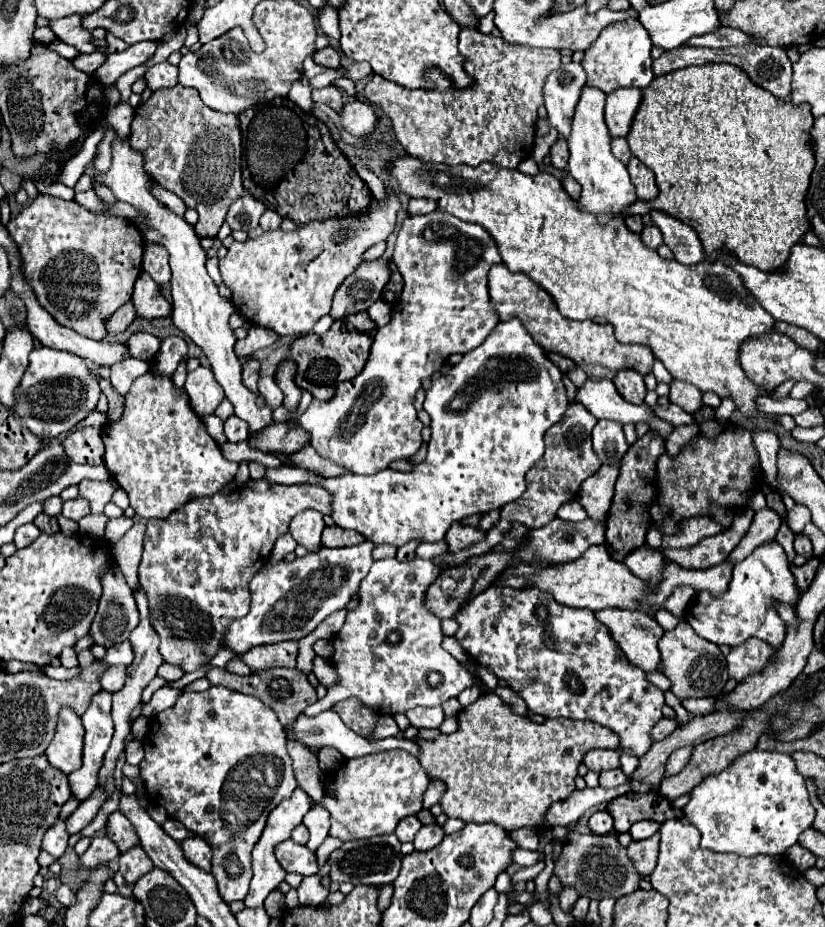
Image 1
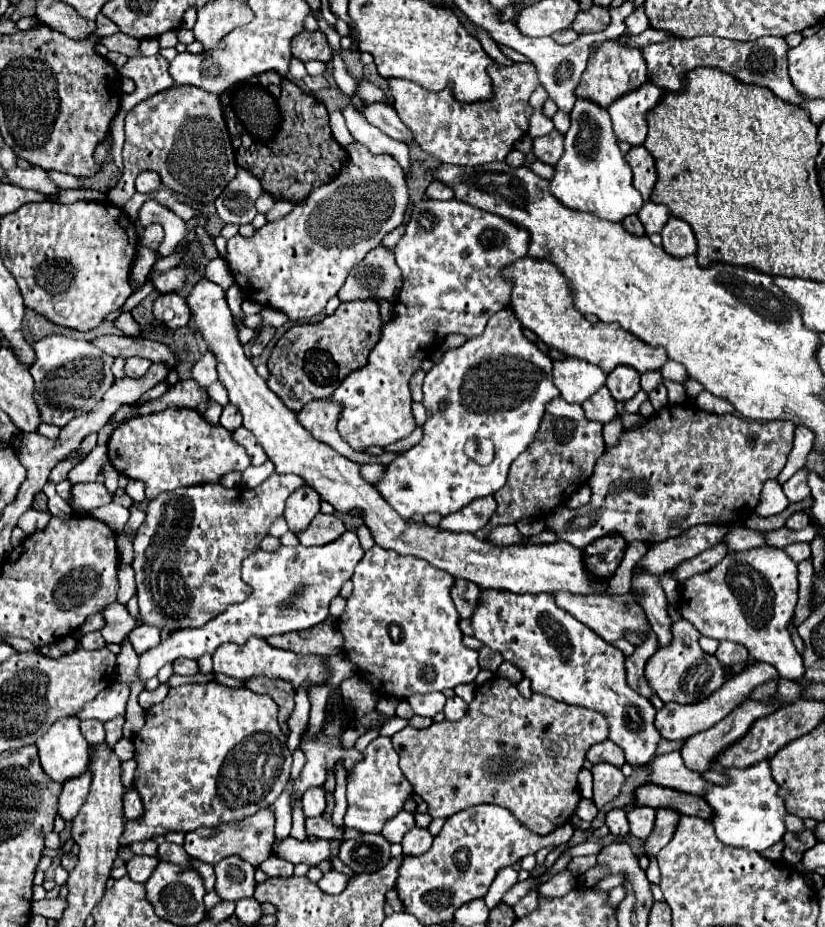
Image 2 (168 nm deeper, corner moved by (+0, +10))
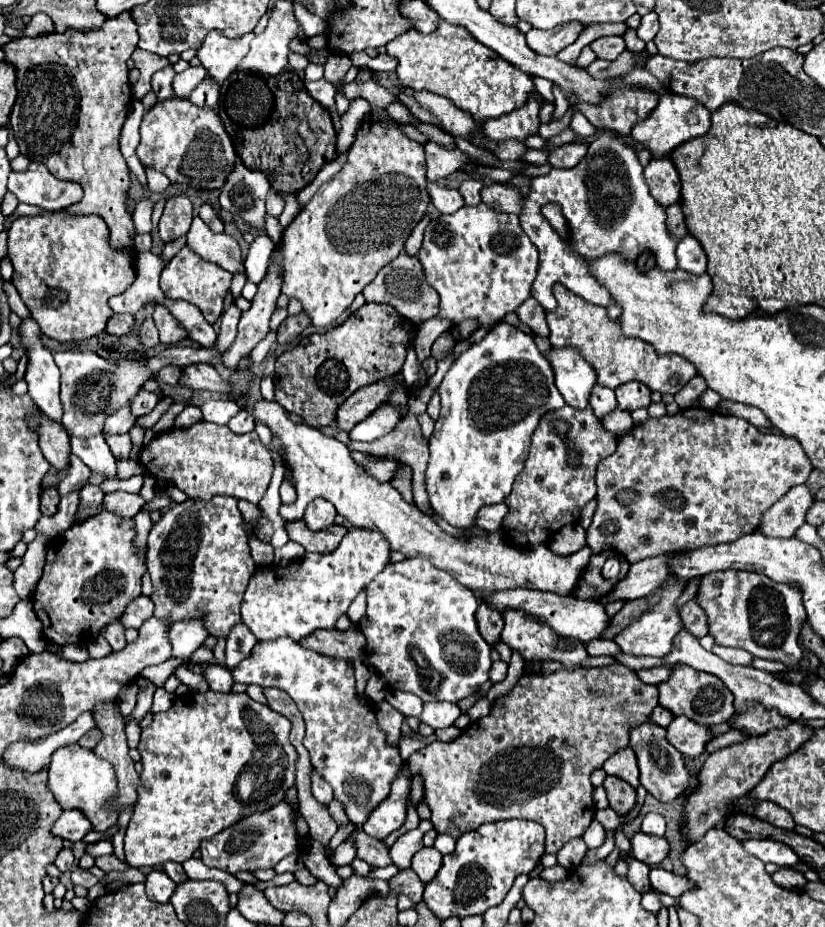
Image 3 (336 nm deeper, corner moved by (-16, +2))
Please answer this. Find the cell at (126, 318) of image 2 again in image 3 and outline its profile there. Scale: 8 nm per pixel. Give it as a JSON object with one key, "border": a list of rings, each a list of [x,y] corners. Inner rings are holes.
{"border":[[[114,315],[110,321],[108,321],[108,327],[106,331],[110,335],[116,335],[116,337],[124,337],[124,335],[130,335],[134,331],[134,325],[136,325],[136,319],[132,315]]]}

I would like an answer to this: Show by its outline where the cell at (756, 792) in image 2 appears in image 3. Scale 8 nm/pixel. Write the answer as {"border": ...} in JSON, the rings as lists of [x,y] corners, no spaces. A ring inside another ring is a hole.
{"border":[[[749,839],[744,841],[744,849],[764,863],[776,863],[780,867],[796,867],[800,863],[800,857],[776,839]]]}

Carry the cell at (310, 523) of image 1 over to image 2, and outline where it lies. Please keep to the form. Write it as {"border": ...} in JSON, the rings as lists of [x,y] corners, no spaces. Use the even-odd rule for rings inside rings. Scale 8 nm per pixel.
{"border":[[[300,487],[288,497],[284,517],[288,521],[290,531],[292,533],[300,533],[310,525],[310,521],[318,515],[318,511],[320,511],[318,493],[314,489]]]}

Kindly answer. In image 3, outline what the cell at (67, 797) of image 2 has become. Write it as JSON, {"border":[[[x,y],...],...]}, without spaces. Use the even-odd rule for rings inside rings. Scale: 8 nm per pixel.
{"border":[[[66,809],[62,817],[54,823],[54,833],[70,841],[80,841],[90,831],[92,823],[80,809]]]}

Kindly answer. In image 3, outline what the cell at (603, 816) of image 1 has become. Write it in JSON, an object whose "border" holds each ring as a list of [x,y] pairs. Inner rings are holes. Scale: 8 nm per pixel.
{"border":[[[642,831],[630,837],[630,845],[632,855],[646,865],[658,865],[668,855],[668,841],[664,837],[652,837]]]}

